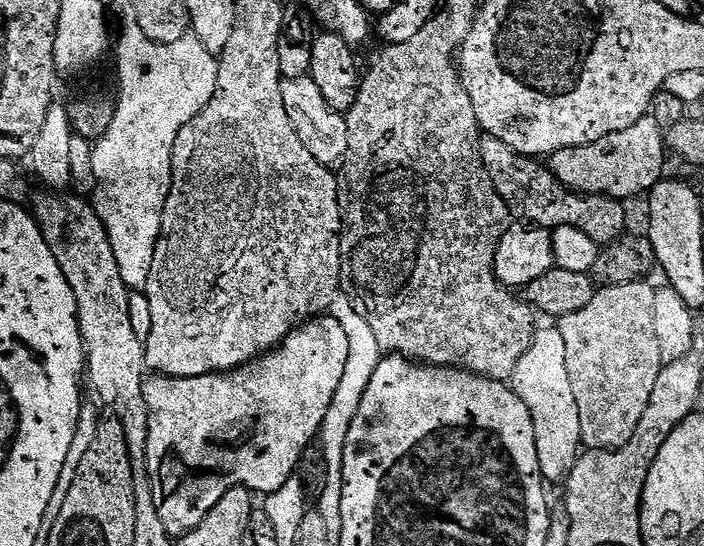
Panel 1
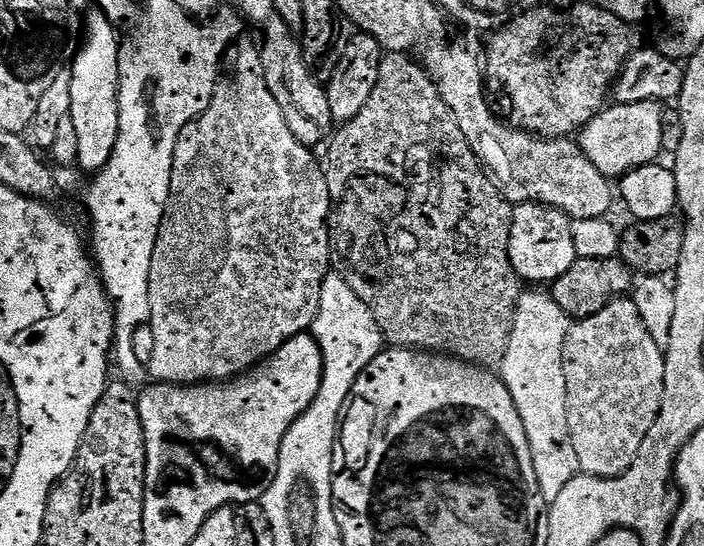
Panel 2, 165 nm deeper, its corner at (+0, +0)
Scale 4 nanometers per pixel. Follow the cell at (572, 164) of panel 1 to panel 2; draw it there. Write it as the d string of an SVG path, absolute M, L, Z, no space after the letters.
M655 100L633 104L613 103L578 133L578 143L586 158L609 178L623 178L653 163L662 152L662 118L665 109Z

